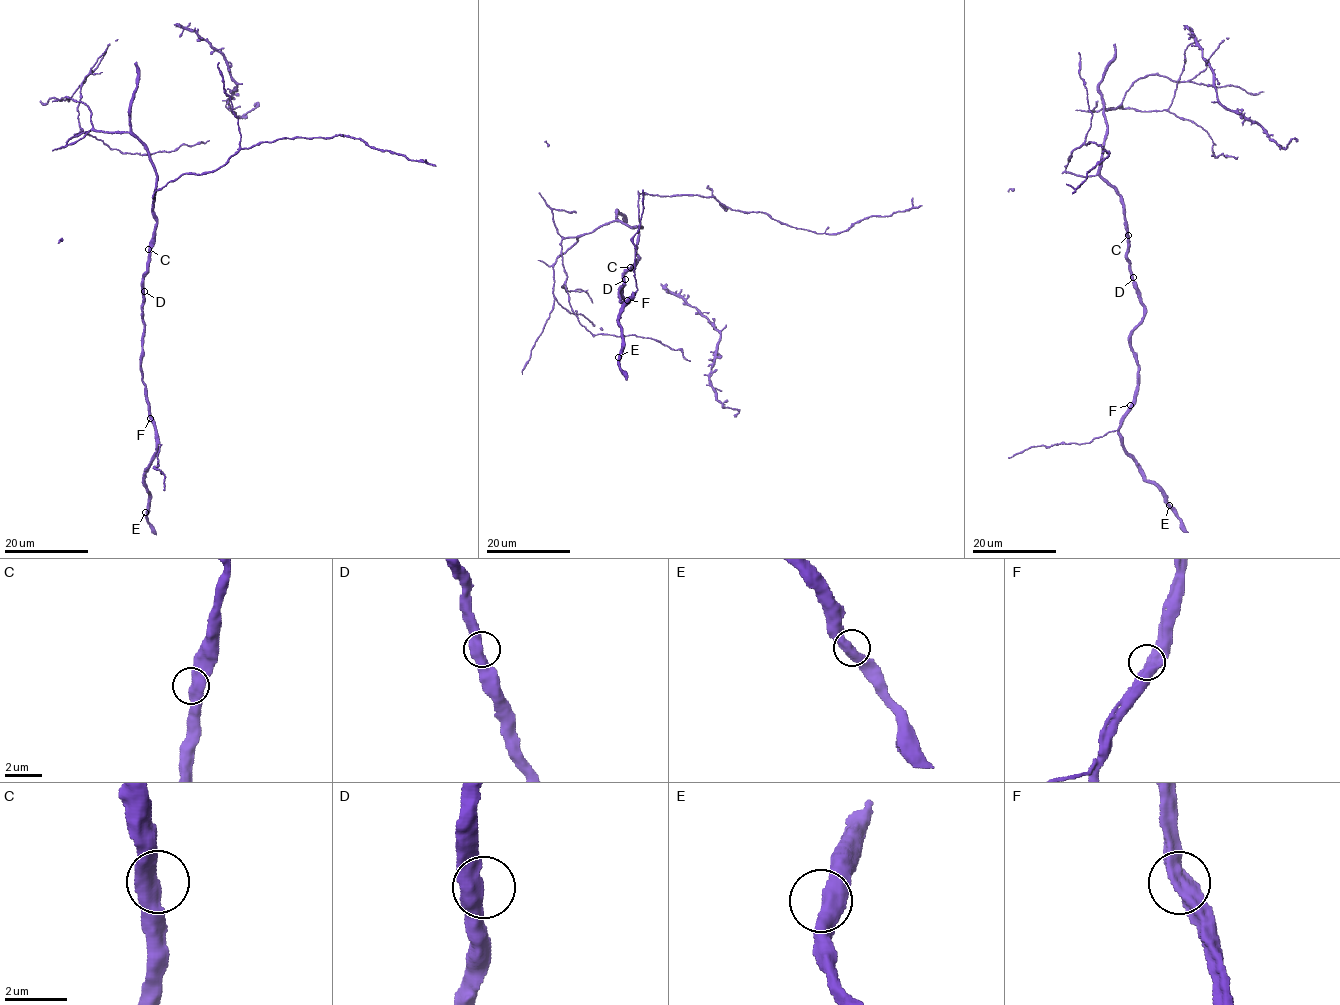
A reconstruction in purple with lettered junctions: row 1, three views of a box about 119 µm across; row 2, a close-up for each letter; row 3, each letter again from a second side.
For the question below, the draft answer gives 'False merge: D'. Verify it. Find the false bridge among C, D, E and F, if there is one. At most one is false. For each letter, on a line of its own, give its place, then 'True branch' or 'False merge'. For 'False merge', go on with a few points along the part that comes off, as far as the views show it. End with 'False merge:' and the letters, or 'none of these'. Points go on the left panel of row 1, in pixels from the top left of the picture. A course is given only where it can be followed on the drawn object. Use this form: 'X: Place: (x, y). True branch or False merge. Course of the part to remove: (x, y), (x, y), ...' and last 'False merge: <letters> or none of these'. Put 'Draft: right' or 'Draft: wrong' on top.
Draft: wrong
C: Place: (148, 249). True branch
D: Place: (144, 291). True branch
E: Place: (145, 512). True branch
F: Place: (150, 418). True branch
False merge: none of these

